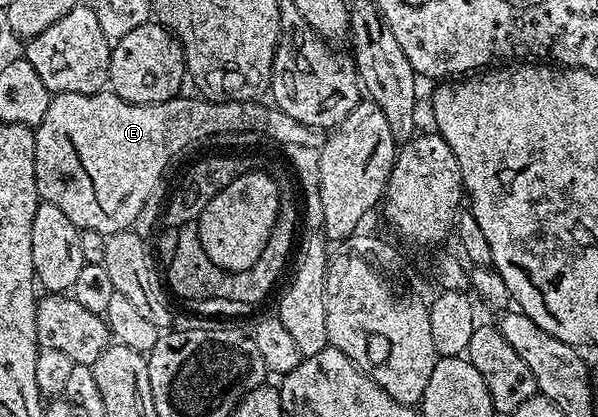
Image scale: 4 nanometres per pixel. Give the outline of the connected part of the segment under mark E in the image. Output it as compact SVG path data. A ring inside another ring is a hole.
M110 90L94 92L93 94L69 94L68 92L60 92L52 95L49 102L49 110L45 110L45 118L41 118L41 122L34 129L35 133L35 177L37 178L37 190L42 203L57 206L57 210L61 210L61 214L65 214L65 218L69 218L69 222L73 222L76 228L85 230L97 230L101 235L109 237L114 232L126 232L134 225L137 218L137 210L141 210L141 206L145 206L145 198L149 198L155 191L155 187L159 184L159 179L163 176L163 171L171 164L171 159L178 152L186 150L190 144L195 144L198 140L203 140L206 136L223 136L226 132L255 132L260 128L267 136L272 136L279 144L292 144L295 148L312 148L318 150L323 147L327 141L328 133L322 128L314 128L313 126L305 126L301 122L297 122L297 118L289 118L289 114L285 114L280 108L268 106L262 108L261 105L255 104L254 99L236 100L234 98L224 99L224 104L214 104L211 98L203 98L207 100L194 100L191 96L180 94L171 100L166 100L160 104L130 104L121 98L117 98L117 94Z

